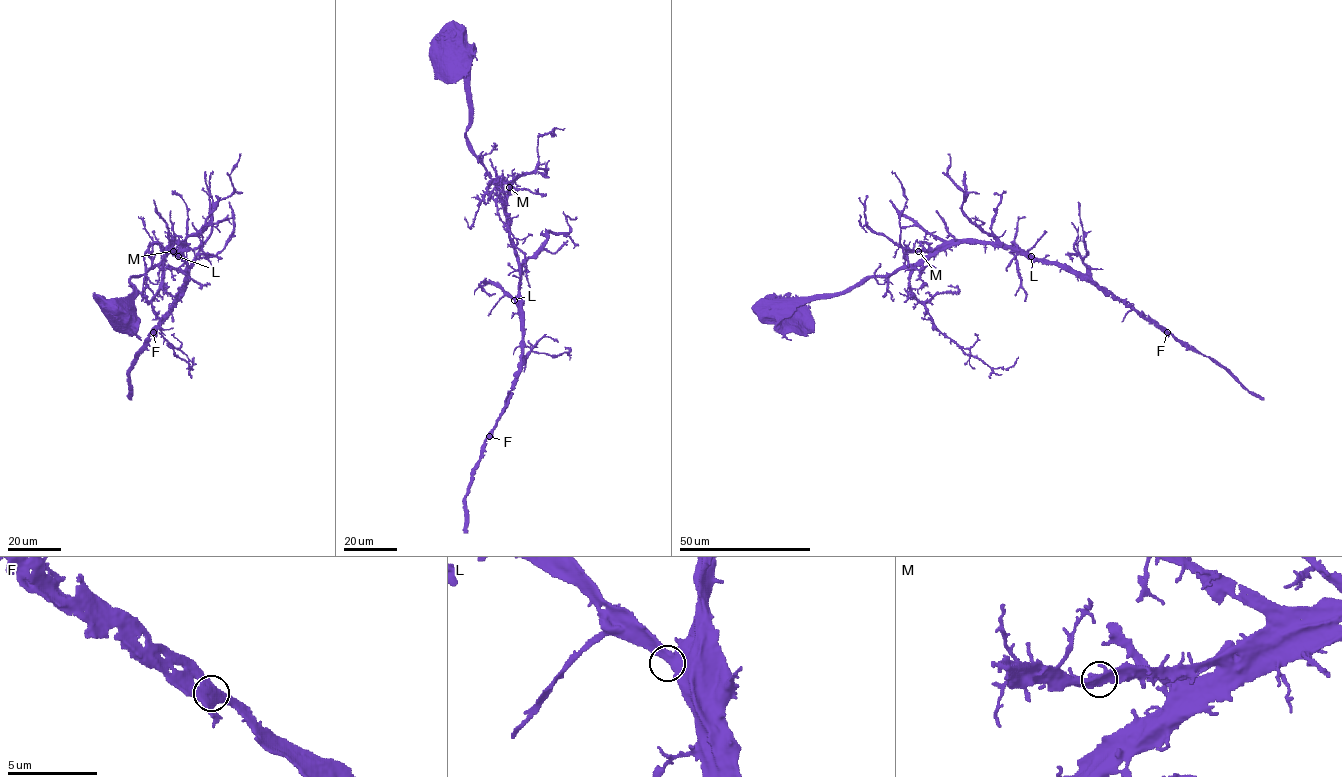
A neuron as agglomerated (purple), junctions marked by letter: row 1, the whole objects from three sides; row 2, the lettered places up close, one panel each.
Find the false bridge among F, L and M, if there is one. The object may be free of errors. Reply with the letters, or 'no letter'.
no letter

